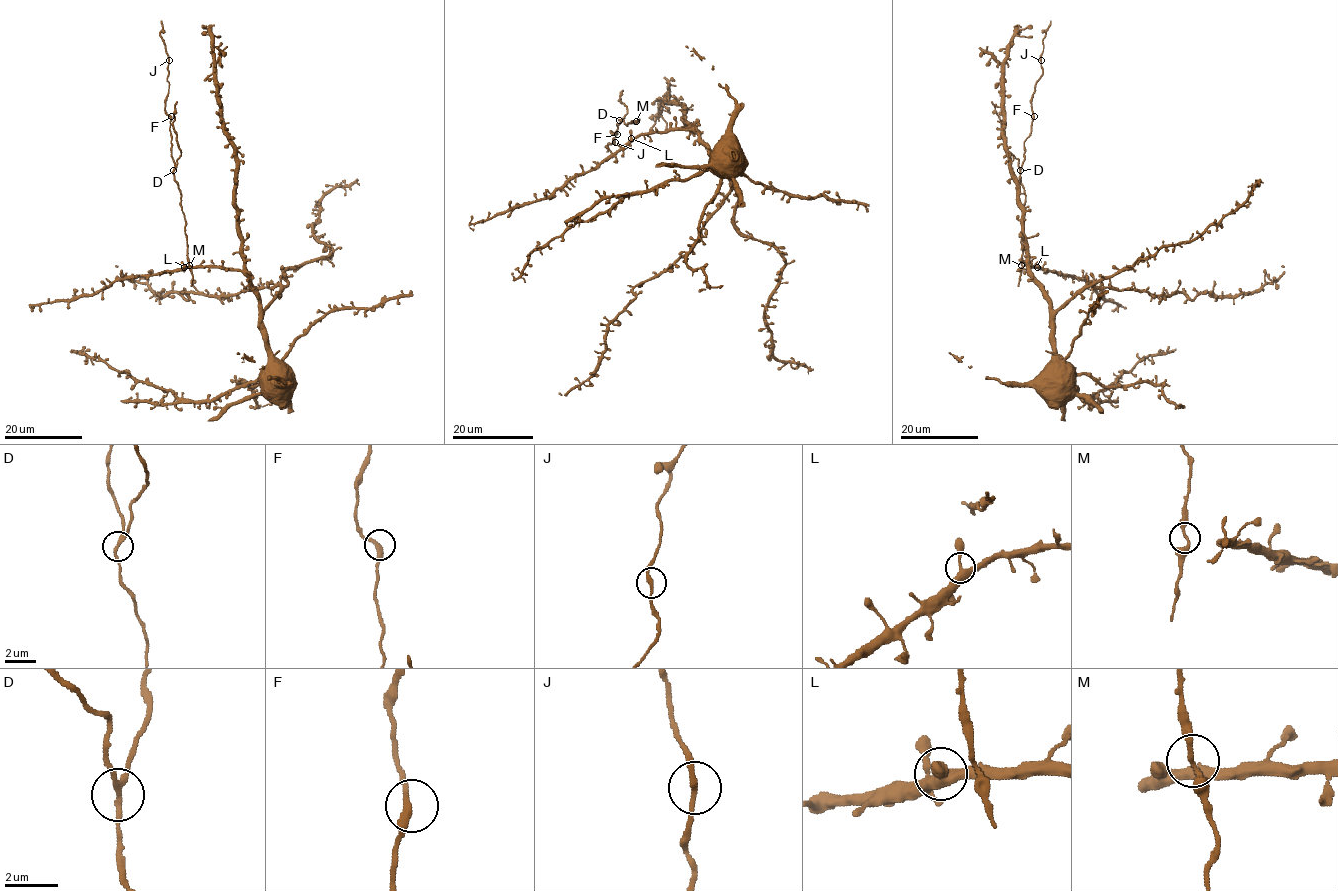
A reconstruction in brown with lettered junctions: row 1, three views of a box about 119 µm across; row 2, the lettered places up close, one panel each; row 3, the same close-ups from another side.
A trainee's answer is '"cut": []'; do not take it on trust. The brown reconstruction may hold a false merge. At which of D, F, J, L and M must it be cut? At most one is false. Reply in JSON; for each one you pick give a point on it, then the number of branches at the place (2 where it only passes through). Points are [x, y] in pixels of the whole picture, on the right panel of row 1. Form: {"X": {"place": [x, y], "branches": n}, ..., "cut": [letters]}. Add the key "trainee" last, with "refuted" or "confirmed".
{"D": {"place": [1020, 170], "branches": 3}, "cut": ["D"], "trainee": "refuted"}

